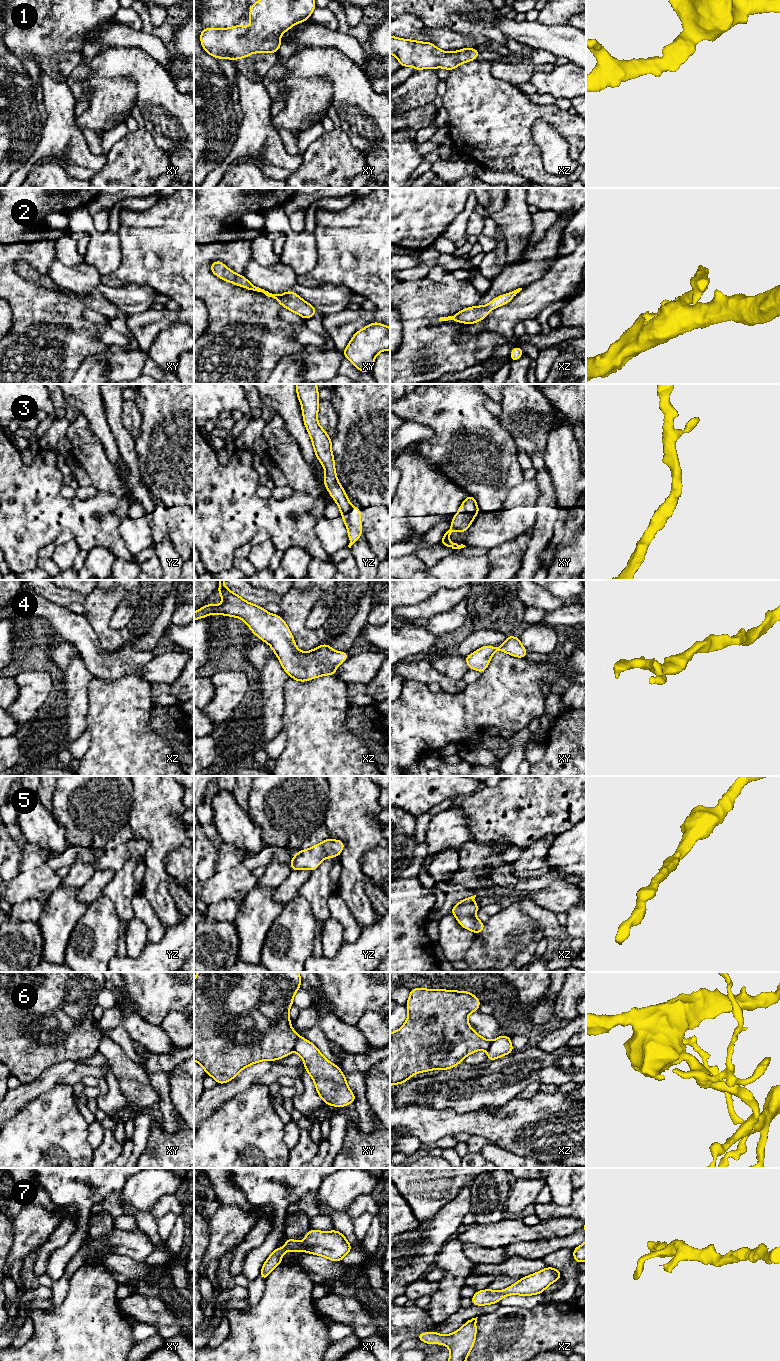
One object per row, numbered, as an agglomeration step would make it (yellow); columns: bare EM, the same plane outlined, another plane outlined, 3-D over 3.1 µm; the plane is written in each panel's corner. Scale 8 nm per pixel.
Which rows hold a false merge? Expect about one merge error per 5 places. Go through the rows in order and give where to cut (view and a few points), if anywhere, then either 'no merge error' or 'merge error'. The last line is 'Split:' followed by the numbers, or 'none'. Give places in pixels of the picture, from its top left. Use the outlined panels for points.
1: cut none; no merge error
2: cut none; no merge error
3: cut none; no merge error
4: cut none; no merge error
5: cut none; no merge error
6: cut xy (298, 1036), (293, 1049); merge error
7: cut none; no merge error
Split: 6

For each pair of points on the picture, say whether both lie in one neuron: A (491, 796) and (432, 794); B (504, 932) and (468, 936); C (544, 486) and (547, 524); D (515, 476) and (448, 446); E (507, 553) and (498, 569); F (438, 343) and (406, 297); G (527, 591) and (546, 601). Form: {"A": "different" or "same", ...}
{"A": "different", "B": "different", "C": "same", "D": "same", "E": "same", "F": "same", "G": "same"}

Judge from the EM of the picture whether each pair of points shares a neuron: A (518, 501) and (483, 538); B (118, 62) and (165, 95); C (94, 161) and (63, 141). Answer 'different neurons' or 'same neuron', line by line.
A: different neurons
B: same neuron
C: same neuron

